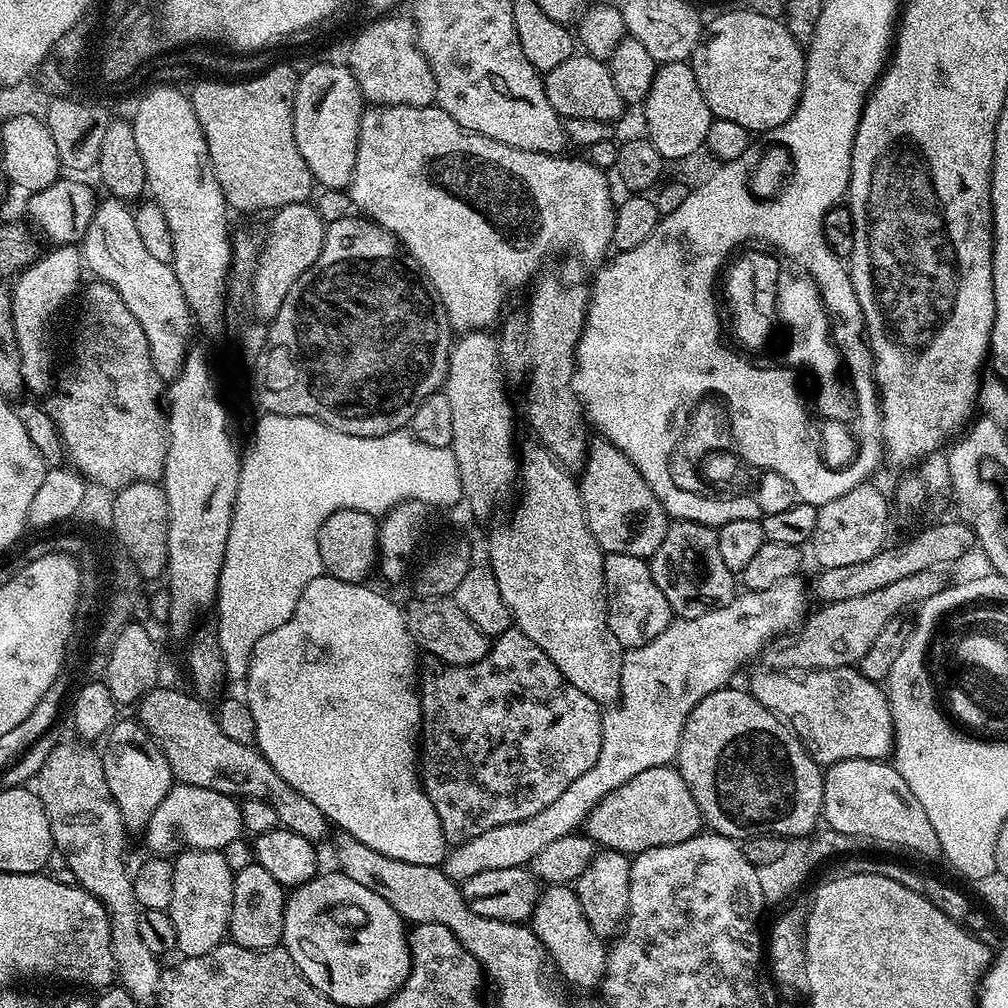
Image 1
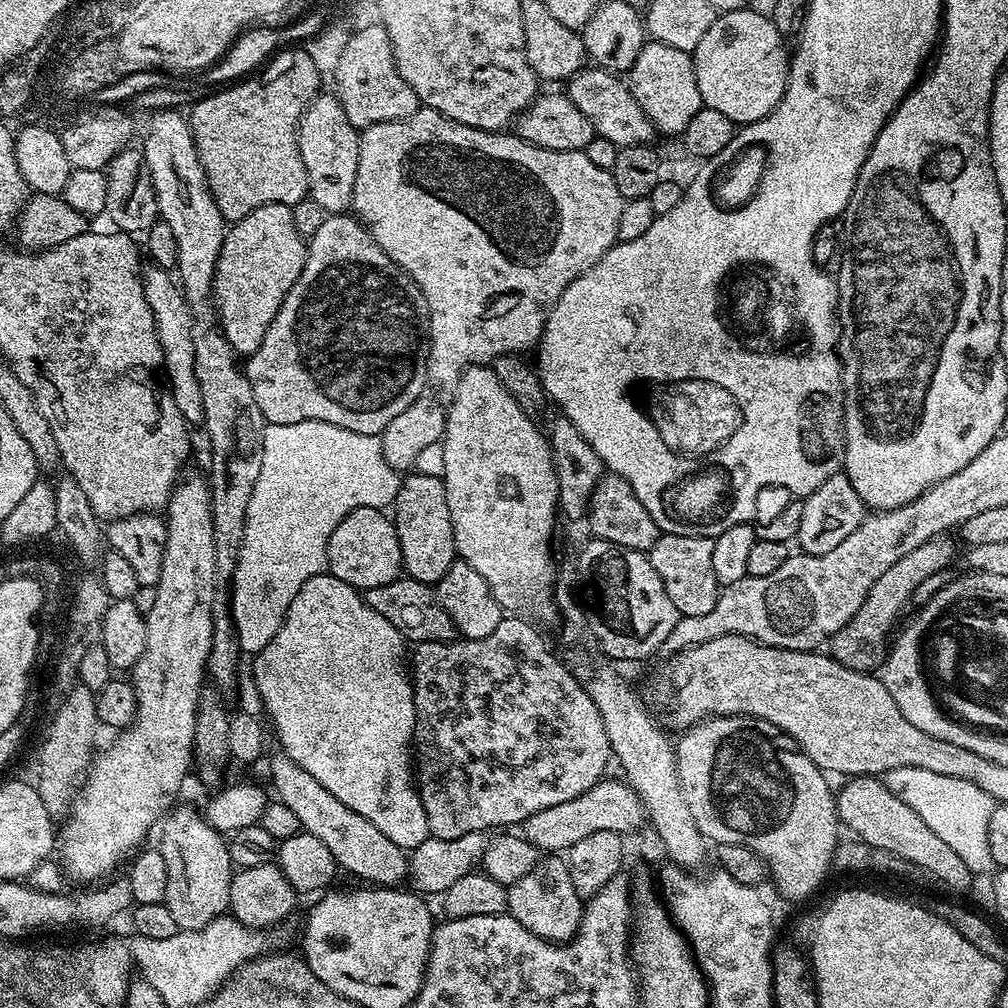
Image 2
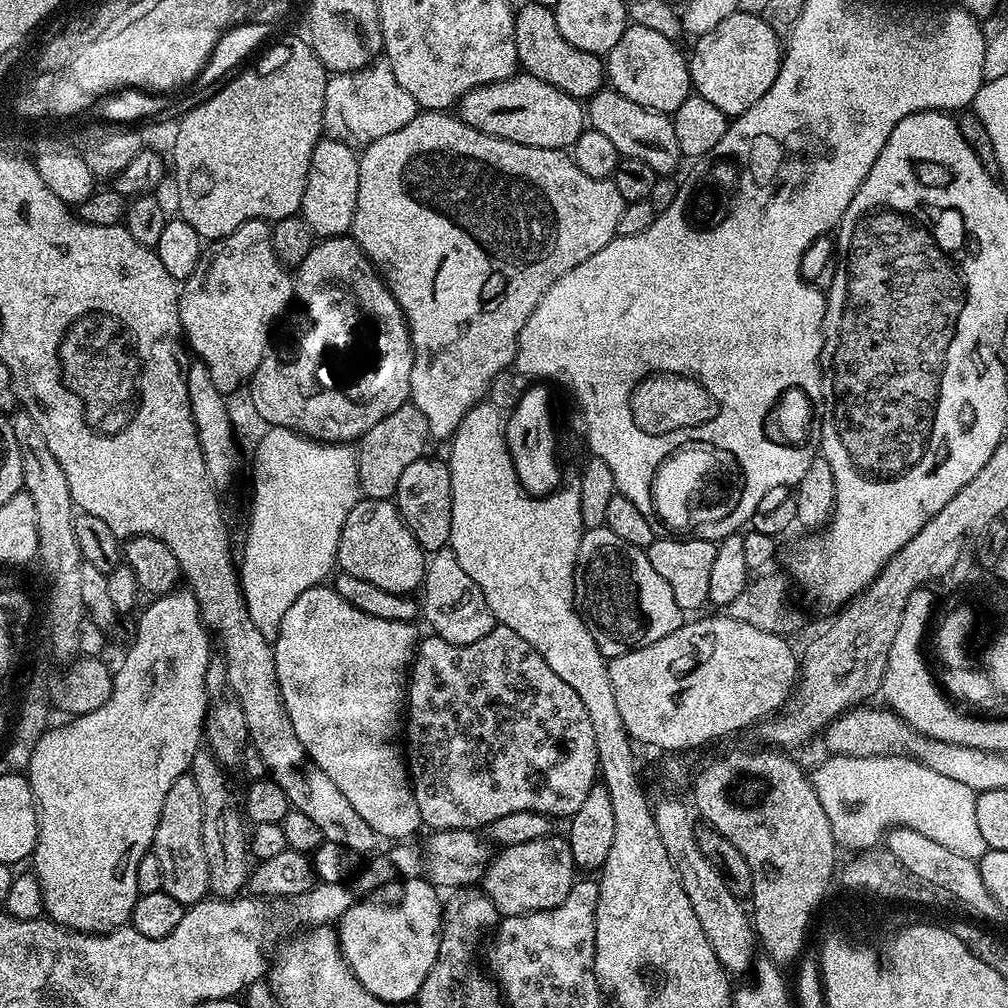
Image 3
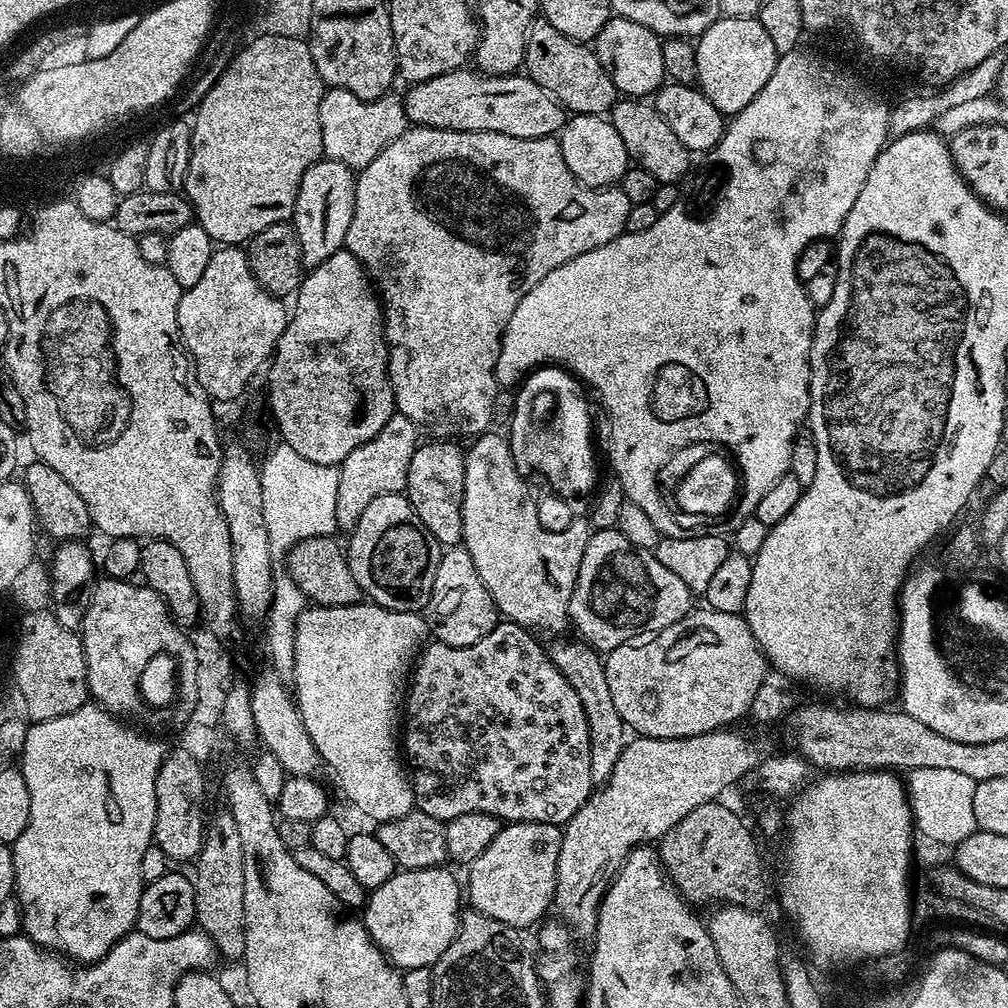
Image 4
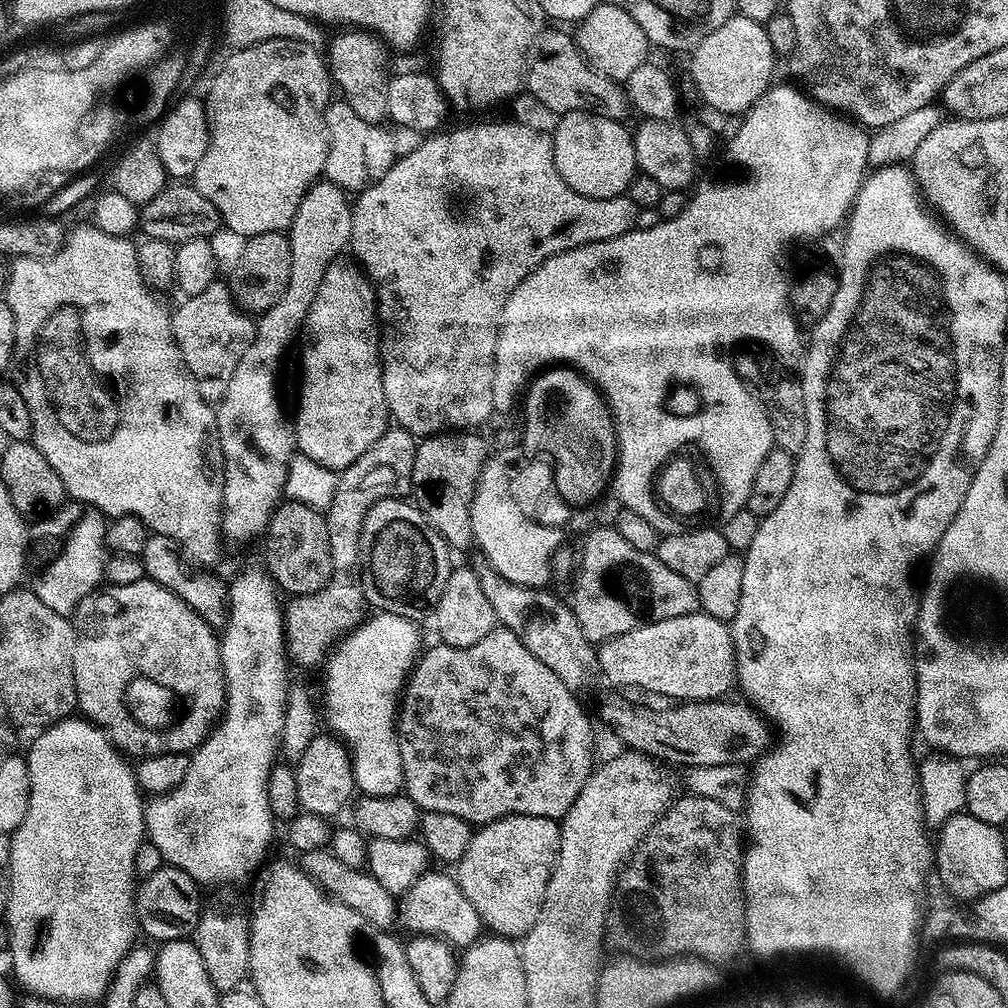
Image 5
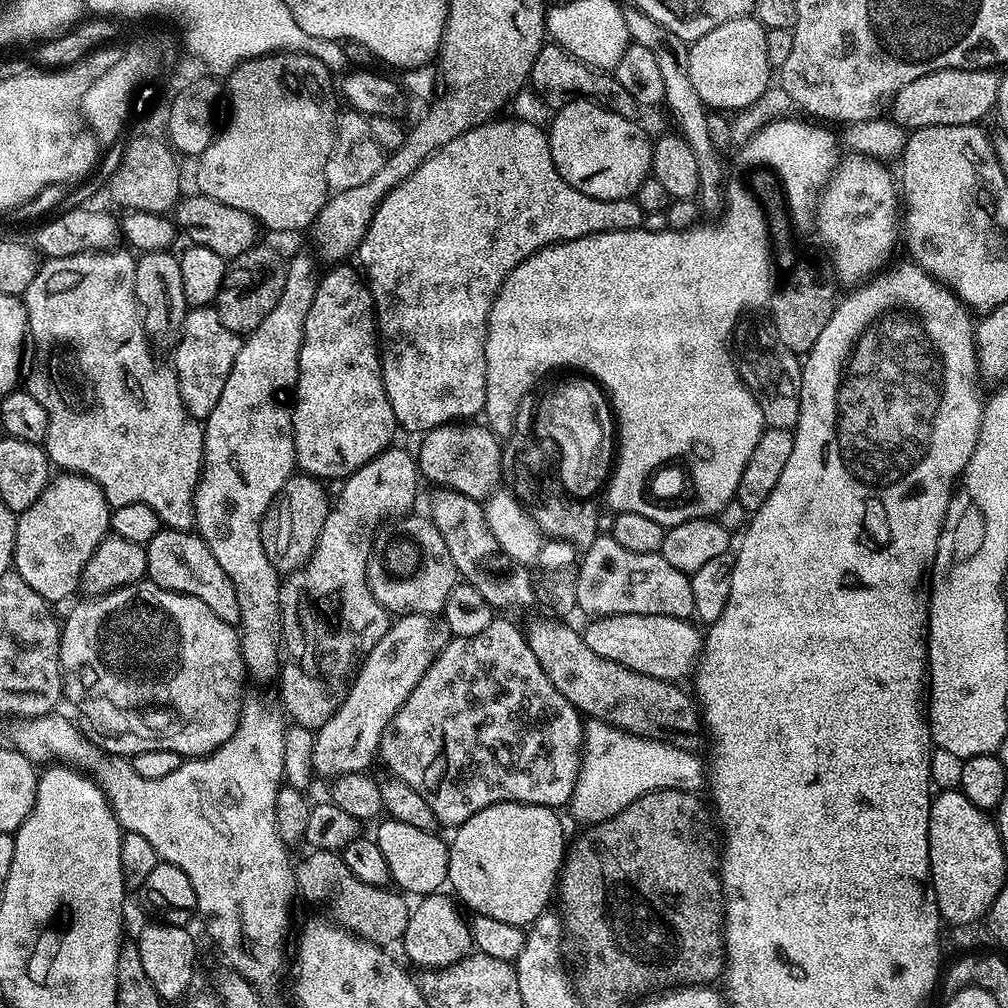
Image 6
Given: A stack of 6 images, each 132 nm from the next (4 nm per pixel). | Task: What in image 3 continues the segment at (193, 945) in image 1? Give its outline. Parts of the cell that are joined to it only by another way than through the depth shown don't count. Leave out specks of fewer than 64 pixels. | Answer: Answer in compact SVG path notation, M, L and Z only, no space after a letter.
M191 774L178 777L174 786L170 786L170 794L166 794L166 802L162 802L162 814L158 818L158 830L154 830L151 851L162 866L162 891L170 894L170 898L178 898L180 904L191 906L209 895L210 870L202 850L202 797L198 795L198 782L194 782Z

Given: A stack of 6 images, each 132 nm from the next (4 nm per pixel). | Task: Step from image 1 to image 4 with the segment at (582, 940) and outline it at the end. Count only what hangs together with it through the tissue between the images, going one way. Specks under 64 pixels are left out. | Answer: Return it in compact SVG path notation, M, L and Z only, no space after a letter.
M508 822L501 827L496 837L490 842L490 846L486 846L486 850L482 850L482 854L478 854L478 858L474 858L472 864L467 865L468 884L466 880L466 900L468 900L473 909L482 914L486 914L486 918L494 918L498 922L506 922L506 926L517 930L525 930L531 924L539 925L545 919L544 911L553 907L554 901L552 895L556 889L556 871L558 870L558 850L560 849L560 833L561 829L554 824L535 824L534 822Z

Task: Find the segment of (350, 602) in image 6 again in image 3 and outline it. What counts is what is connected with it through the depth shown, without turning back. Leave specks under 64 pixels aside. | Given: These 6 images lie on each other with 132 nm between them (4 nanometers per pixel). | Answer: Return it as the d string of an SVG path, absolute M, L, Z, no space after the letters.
M409 402L394 410L394 414L386 414L386 418L378 422L378 426L360 437L355 449L361 493L368 498L395 497L398 478L402 478L402 473L406 471L406 466L410 466L410 462L425 455L427 448L424 447L428 443L428 423L422 410Z

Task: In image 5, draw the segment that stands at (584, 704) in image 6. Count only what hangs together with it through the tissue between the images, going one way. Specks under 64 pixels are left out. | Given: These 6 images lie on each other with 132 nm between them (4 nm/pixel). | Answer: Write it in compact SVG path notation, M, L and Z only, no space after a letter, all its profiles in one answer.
M728 698L718 700L689 700L677 703L676 708L643 708L628 700L608 700L600 708L600 720L624 743L625 749L640 752L653 761L665 760L668 764L684 764L688 768L698 766L741 766L751 765L766 752L770 746L769 723L747 702L731 704Z

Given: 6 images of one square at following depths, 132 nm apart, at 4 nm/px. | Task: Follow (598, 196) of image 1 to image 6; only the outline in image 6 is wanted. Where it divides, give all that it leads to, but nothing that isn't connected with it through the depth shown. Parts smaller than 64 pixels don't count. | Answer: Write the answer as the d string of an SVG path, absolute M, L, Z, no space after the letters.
M493 119L487 124L466 130L458 134L446 146L442 146L433 156L426 158L406 182L402 182L376 207L374 218L366 230L358 249L358 257L364 263L362 267L366 283L372 292L372 304L376 308L376 326L380 345L380 376L384 380L386 398L390 398L390 406L394 410L394 418L401 429L423 434L443 424L464 422L476 418L483 413L486 402L486 334L488 333L488 315L492 309L494 298L504 285L508 273L514 271L526 258L530 258L540 248L549 244L561 244L563 240L582 238L599 232L629 232L641 227L644 222L644 211L638 206L635 198L627 200L599 200L582 194L582 190L574 190L562 174L554 166L554 158L550 154L548 134L543 127L531 124L528 120Z

